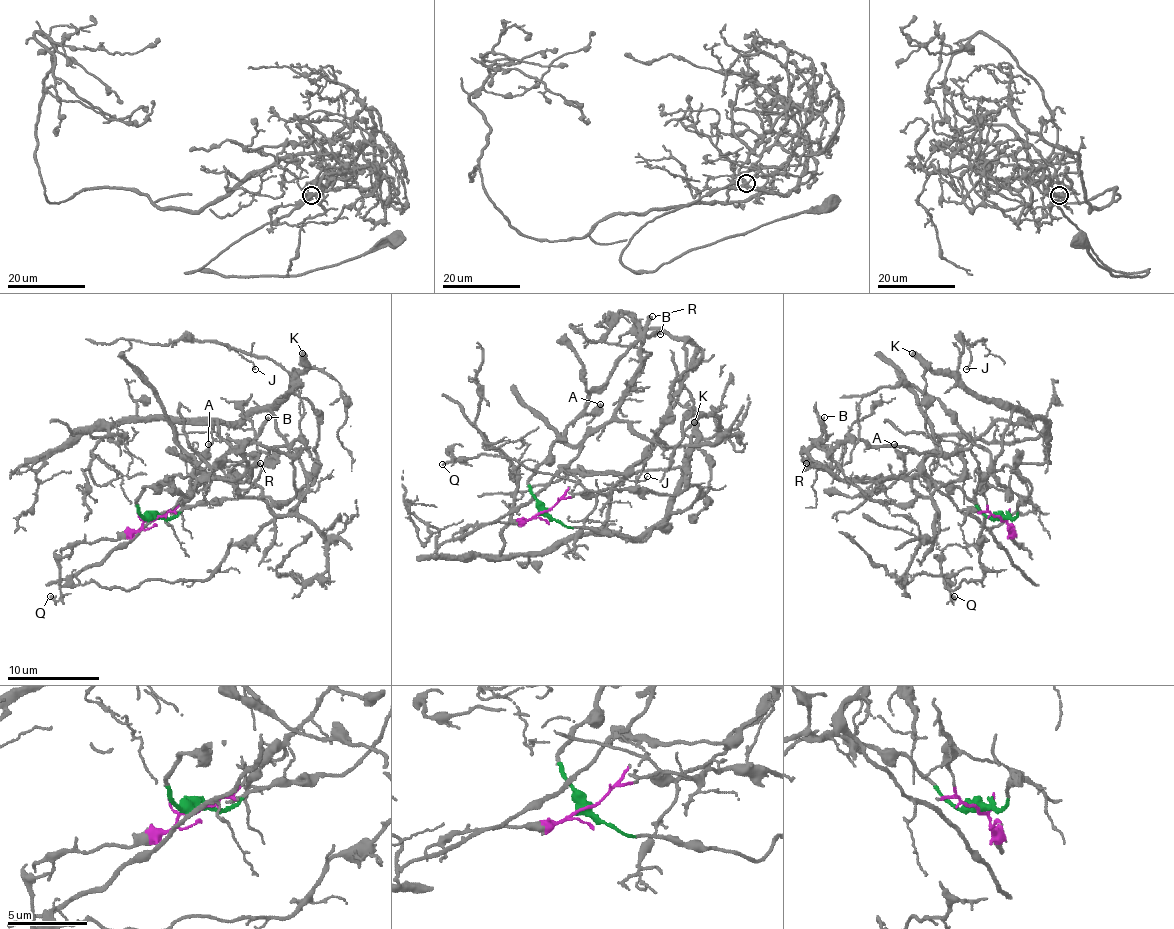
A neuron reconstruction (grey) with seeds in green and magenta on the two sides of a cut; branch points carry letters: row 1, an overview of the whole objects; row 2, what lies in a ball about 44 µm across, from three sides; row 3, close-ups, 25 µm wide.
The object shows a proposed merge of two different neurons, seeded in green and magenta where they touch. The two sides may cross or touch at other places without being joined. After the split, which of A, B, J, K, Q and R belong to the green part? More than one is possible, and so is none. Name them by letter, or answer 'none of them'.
A, B, R

